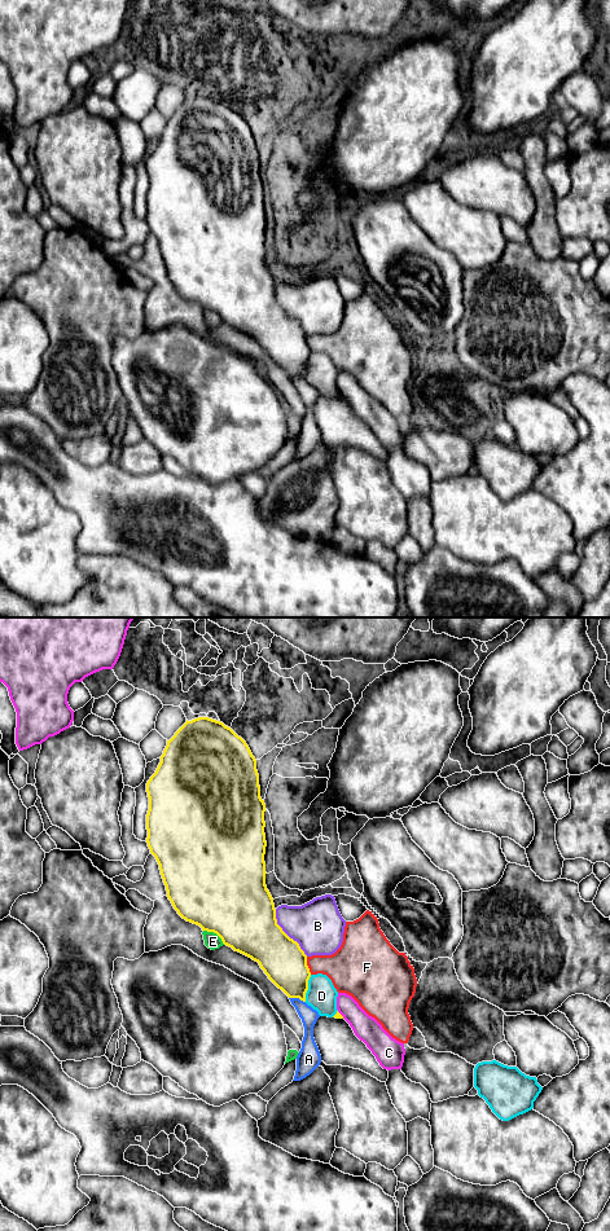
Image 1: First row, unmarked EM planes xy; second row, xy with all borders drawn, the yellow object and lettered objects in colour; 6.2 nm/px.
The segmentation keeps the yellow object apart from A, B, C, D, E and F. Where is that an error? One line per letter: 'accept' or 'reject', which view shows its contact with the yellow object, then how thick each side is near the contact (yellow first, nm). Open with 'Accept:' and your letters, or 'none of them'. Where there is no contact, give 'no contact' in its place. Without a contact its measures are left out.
Accept: none of them
A: reject; meets yellow in xy; 280 nm thick on the yellow side, 100 nm on the other
B: reject; meets yellow in xy; 360 nm thick on the yellow side, 320 nm on the other
C: reject; meets yellow in xy; 40 nm thick on the yellow side, 160 nm on the other
D: reject; meets yellow in xy; 280 nm thick on the yellow side, 190 nm on the other
E: reject; meets yellow in xy; 500 nm thick on the yellow side, 100 nm on the other
F: reject; meets yellow in xy; 280 nm thick on the yellow side, 260 nm on the other

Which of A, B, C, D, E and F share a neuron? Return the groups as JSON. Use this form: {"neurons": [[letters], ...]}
{"neurons": [["A"], ["B"], ["C"], ["D"], ["E"], ["F"]]}

